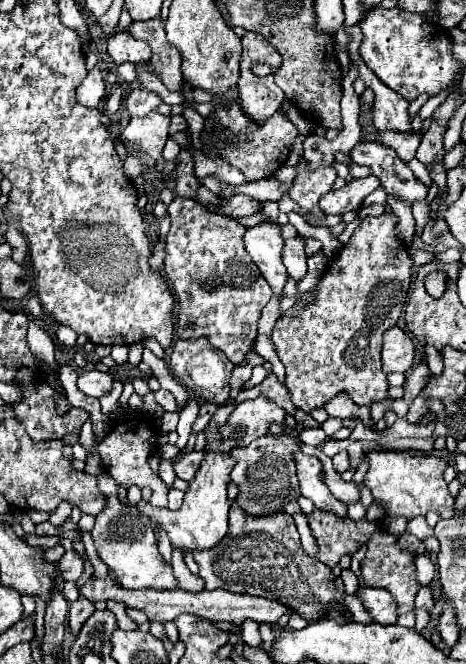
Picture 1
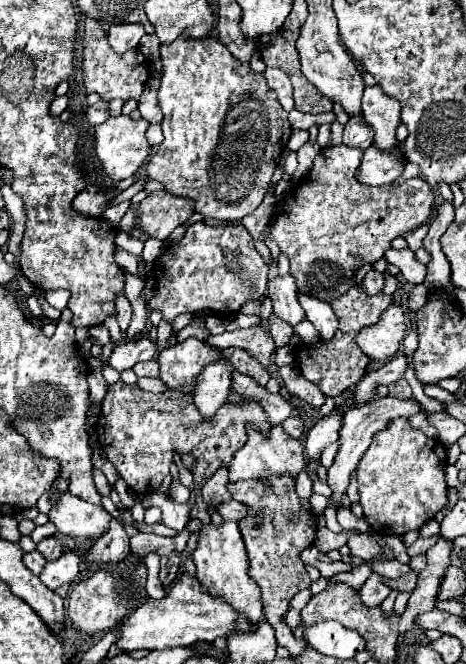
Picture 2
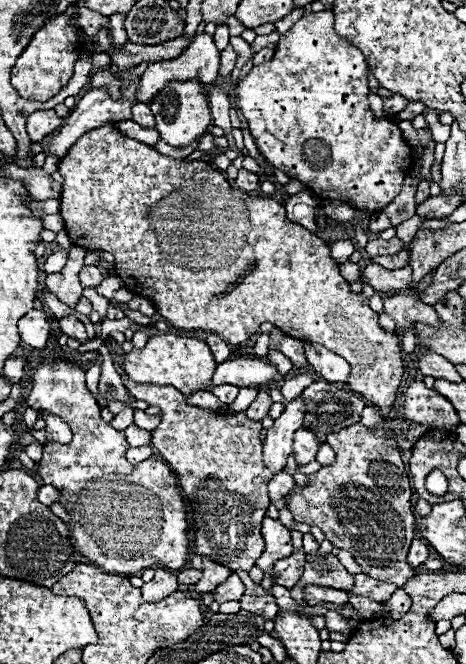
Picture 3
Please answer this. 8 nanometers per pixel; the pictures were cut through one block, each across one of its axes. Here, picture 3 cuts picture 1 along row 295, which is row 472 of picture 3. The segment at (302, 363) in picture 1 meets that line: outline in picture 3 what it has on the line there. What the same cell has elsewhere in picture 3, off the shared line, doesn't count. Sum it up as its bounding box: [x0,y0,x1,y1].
[290,422,416,588]

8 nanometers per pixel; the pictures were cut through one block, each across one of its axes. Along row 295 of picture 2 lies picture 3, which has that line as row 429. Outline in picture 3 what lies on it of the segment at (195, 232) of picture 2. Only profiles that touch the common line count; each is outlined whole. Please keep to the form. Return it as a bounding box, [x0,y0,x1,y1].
[123,378,272,572]

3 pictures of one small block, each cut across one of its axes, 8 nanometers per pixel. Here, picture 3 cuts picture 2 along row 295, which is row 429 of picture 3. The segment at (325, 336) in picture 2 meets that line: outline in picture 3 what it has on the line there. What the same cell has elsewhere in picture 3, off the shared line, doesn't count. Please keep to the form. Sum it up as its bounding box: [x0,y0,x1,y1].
[294,428,320,464]

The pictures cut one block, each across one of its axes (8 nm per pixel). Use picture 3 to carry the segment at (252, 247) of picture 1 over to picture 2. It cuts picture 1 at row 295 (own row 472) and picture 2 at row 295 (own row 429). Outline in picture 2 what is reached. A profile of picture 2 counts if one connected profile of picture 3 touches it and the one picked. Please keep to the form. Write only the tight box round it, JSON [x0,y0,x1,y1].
[268,274,306,326]

